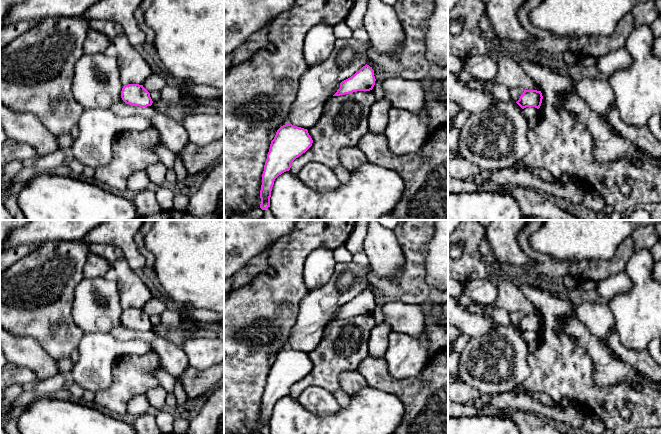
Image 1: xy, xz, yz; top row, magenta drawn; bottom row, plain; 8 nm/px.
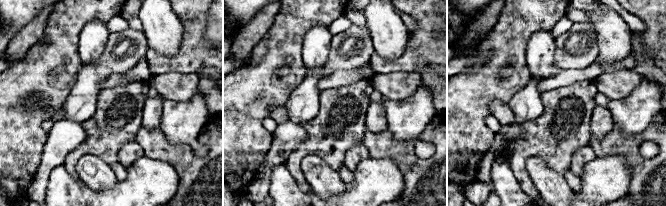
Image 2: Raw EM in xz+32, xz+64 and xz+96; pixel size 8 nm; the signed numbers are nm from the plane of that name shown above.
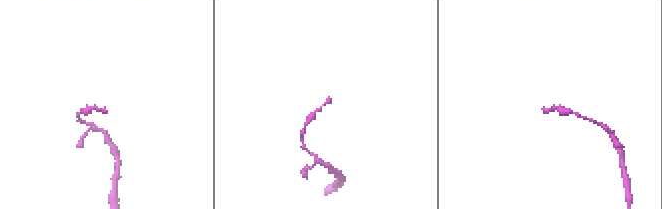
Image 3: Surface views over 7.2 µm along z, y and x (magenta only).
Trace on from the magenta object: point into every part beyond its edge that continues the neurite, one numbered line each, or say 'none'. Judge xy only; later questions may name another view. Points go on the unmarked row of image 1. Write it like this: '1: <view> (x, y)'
none

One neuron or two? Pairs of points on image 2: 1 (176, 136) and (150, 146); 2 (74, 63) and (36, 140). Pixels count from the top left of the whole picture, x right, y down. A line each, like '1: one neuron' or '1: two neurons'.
1: two neurons
2: one neuron

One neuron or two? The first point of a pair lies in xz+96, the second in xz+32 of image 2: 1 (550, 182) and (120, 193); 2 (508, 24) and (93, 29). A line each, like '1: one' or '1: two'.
1: two
2: two

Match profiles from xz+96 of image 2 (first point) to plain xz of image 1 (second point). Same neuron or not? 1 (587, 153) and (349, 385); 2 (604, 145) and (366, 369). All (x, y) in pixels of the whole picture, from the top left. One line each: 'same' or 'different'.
1: same
2: same

